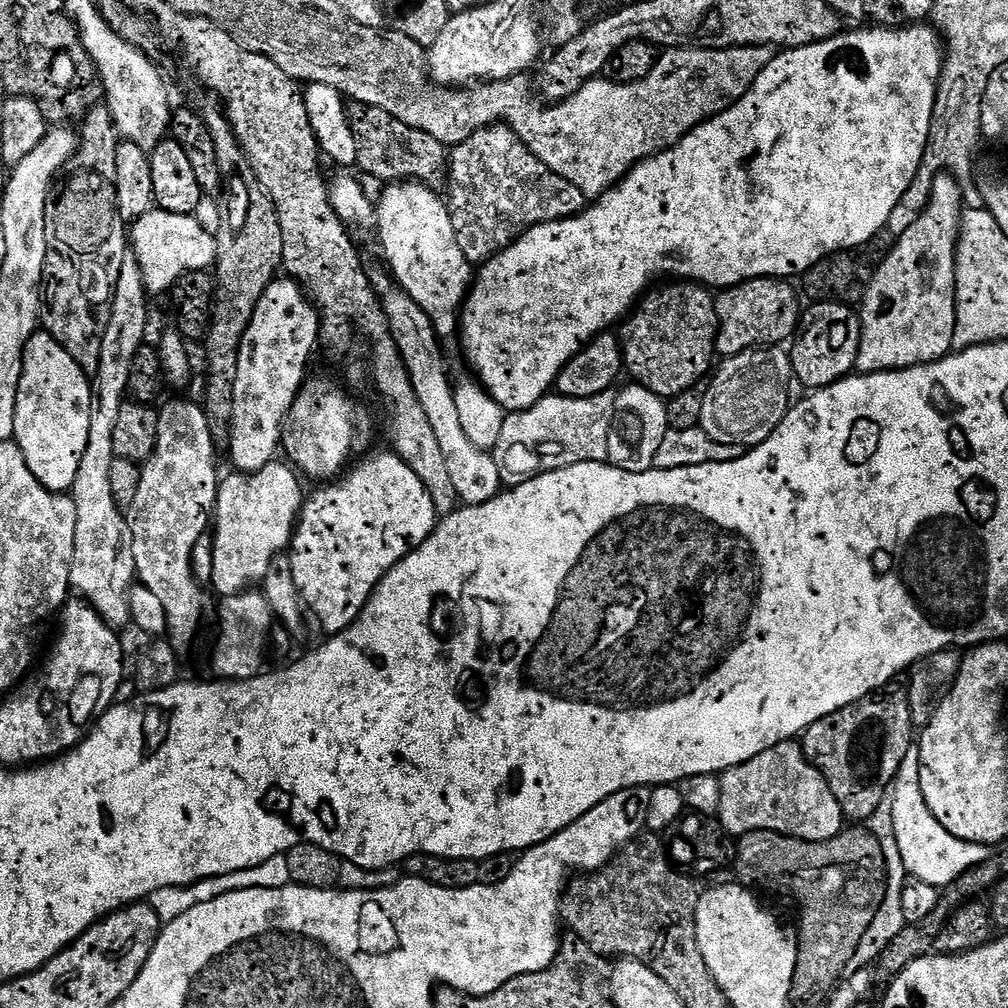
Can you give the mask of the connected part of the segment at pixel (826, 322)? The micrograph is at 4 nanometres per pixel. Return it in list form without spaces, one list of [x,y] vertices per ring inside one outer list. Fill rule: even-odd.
[[[816,302],[811,306],[813,308],[809,312],[807,309],[803,313],[798,325],[798,335],[795,337],[796,345],[790,348],[790,355],[795,379],[799,383],[801,380],[808,390],[815,390],[853,375],[862,330],[860,314],[855,307],[831,302]]]

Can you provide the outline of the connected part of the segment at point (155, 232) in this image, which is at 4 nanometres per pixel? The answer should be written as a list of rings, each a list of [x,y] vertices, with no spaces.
[[[153,210],[134,221],[130,228],[130,246],[140,264],[144,284],[149,293],[175,289],[188,272],[203,272],[217,263],[216,239],[207,232],[195,215],[170,214]]]

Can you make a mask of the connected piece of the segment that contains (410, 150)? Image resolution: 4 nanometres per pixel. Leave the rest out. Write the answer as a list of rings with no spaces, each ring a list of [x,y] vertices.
[[[353,103],[350,108],[350,119],[354,138],[360,147],[356,155],[358,168],[368,176],[383,182],[436,182],[440,175],[445,175],[450,164],[450,152],[438,138],[430,138],[414,126],[406,126],[386,110],[369,104]]]

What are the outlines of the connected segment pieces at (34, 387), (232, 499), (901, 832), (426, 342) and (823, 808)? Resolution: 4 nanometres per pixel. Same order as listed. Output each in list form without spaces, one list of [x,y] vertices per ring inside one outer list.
[[[37,330],[24,351],[18,406],[14,410],[14,442],[24,451],[41,484],[67,493],[78,478],[86,442],[90,442],[90,418],[94,384],[89,373],[49,332]]]
[[[273,462],[251,474],[231,474],[219,481],[214,513],[216,536],[211,537],[214,566],[210,584],[220,591],[221,597],[259,585],[256,583],[271,570],[276,555],[291,545],[306,503],[306,491],[300,485],[297,469],[280,463]]]
[[[913,746],[906,754],[890,792],[890,804],[891,800],[890,832],[896,836],[905,870],[911,879],[930,882],[935,888],[942,890],[947,884],[959,880],[964,873],[988,859],[990,852],[985,845],[971,844],[962,838],[954,838],[954,834],[947,832],[934,818],[922,792],[919,747]]]
[[[394,286],[382,292],[382,303],[384,312],[388,315],[392,337],[410,374],[414,394],[418,394],[418,402],[422,402],[422,410],[426,410],[426,418],[430,418],[430,426],[434,426],[434,434],[446,454],[456,493],[465,505],[490,502],[502,491],[502,473],[492,452],[482,451],[478,446],[474,446],[474,442],[470,442],[470,438],[466,438],[466,430],[462,428],[462,421],[458,418],[454,380],[451,375],[448,377],[444,356],[439,352],[441,337],[436,335],[435,326],[420,309],[418,302],[412,300],[408,293],[399,287]]]
[[[795,739],[784,740],[770,750],[762,750],[750,762],[742,762],[720,776],[722,802],[718,819],[720,824],[733,838],[739,838],[751,832],[777,832],[783,836],[793,836],[806,842],[826,842],[843,832],[846,817],[838,798],[833,794],[824,773],[809,760],[803,747]]]

